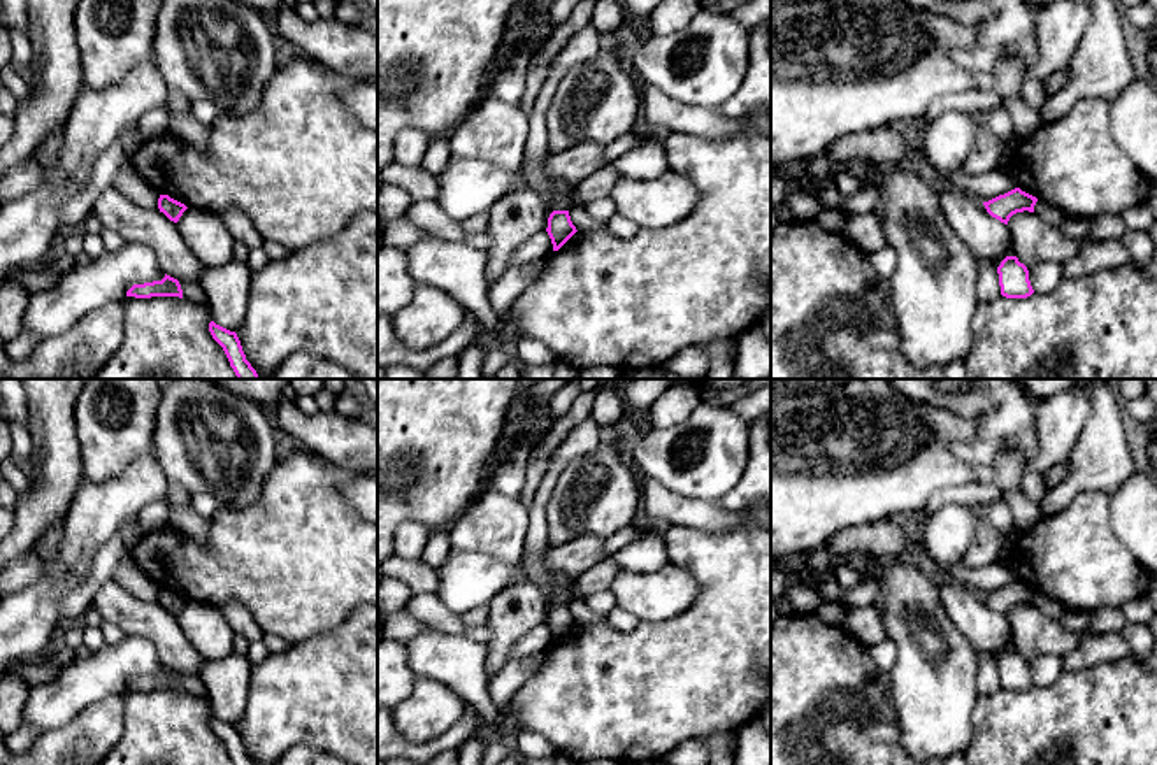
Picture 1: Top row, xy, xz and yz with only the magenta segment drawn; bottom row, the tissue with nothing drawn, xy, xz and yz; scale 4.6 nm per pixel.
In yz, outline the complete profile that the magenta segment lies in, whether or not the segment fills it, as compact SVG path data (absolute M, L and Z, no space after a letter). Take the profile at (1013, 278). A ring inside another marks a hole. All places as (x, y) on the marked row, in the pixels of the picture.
M1006 256L997 267L1001 295L1006 298L1027 298L1034 293L1029 270L1017 256Z

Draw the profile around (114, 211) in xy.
M109 186L97 197L91 212L104 228L118 232L126 242L149 246L167 275L200 284L205 267L188 249L176 223L158 207L142 209L118 188Z

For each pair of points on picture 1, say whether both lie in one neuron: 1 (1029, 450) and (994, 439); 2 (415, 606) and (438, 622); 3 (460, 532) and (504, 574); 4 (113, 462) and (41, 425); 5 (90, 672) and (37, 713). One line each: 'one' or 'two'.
1: one
2: one
3: two
4: two
5: one

